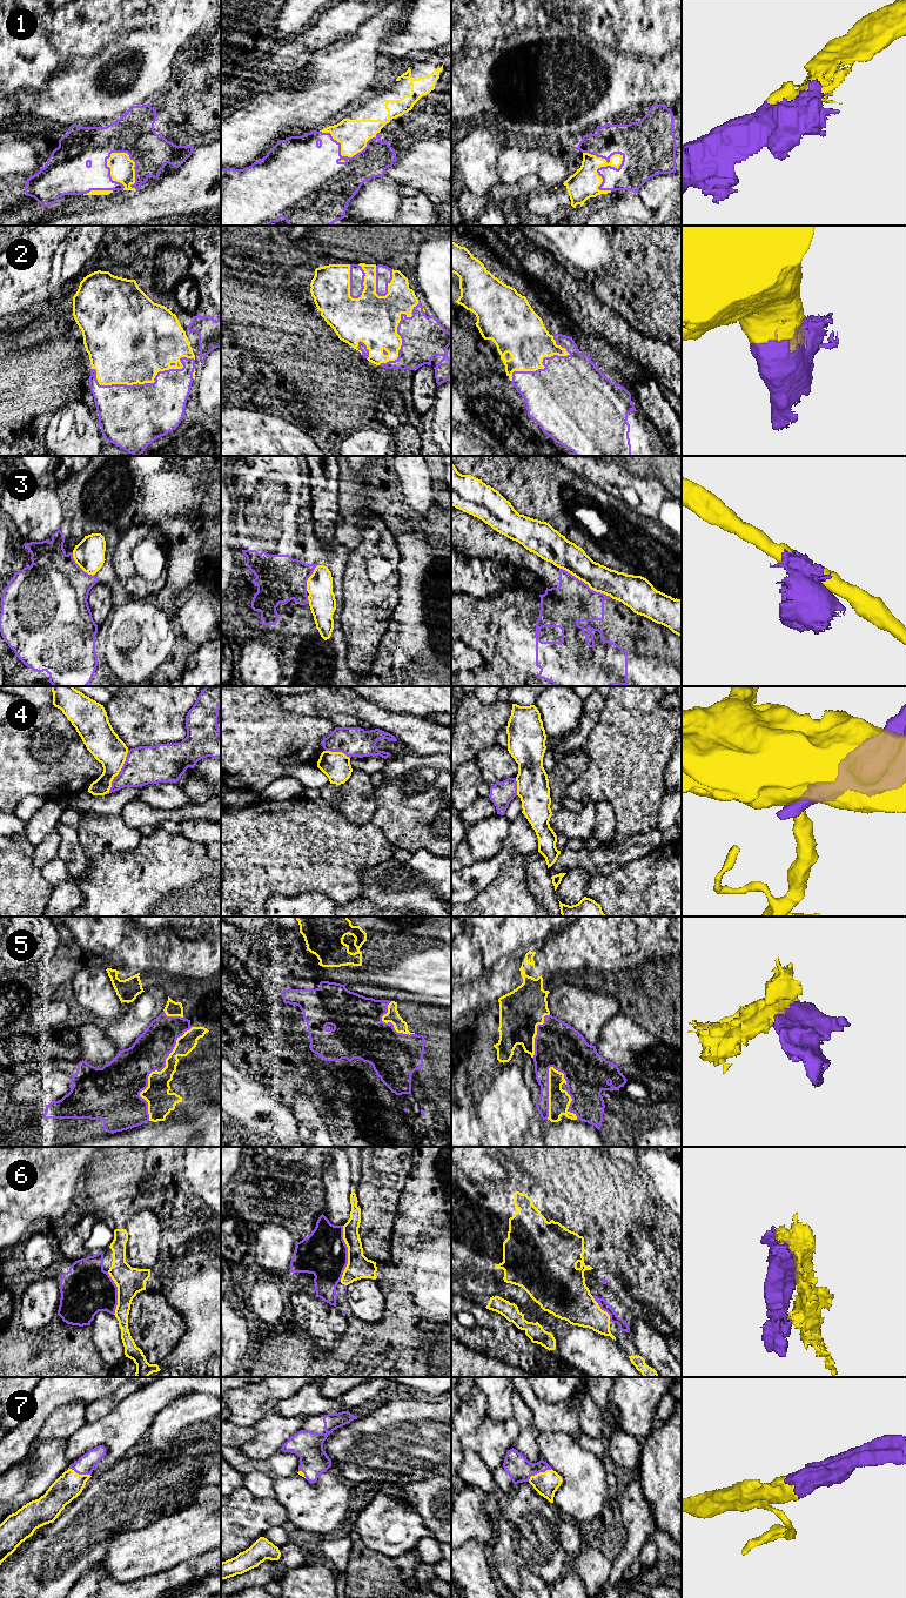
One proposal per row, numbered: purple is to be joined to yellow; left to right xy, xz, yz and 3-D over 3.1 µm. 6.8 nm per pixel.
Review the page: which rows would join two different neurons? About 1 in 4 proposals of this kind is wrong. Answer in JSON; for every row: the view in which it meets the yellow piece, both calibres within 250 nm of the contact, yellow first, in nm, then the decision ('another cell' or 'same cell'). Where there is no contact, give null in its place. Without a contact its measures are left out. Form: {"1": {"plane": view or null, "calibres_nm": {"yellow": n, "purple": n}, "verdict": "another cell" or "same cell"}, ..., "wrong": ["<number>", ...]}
{"1": {"plane": "yz", "calibres_nm": {"yellow": 200, "purple": 220}, "verdict": "same cell"}, "2": {"plane": "xy", "calibres_nm": {"yellow": 480, "purple": 440}, "verdict": "same cell"}, "3": {"plane": "yz", "calibres_nm": {"yellow": 200, "purple": 280}, "verdict": "another cell"}, "4": {"plane": "xy", "calibres_nm": {"yellow": 220, "purple": 260}, "verdict": "another cell"}, "5": {"plane": "xy", "calibres_nm": {"yellow": 180, "purple": 300}, "verdict": "same cell"}, "6": {"plane": "xz", "calibres_nm": {"yellow": 160, "purple": 320}, "verdict": "same cell"}, "7": {"plane": "yz", "calibres_nm": {"yellow": 160, "purple": 170}, "verdict": "same cell"}, "wrong": ["3", "4"]}

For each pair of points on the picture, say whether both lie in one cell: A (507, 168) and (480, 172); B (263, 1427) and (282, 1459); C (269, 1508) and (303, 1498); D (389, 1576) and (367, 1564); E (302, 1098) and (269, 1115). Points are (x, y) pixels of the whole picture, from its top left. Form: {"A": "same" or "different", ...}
{"A": "different", "B": "different", "C": "different", "D": "same", "E": "different"}

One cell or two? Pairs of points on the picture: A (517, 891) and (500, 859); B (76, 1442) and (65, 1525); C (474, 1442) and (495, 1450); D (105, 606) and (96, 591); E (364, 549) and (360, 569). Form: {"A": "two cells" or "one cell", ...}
{"A": "two cells", "B": "two cells", "C": "one cell", "D": "one cell", "E": "one cell"}

